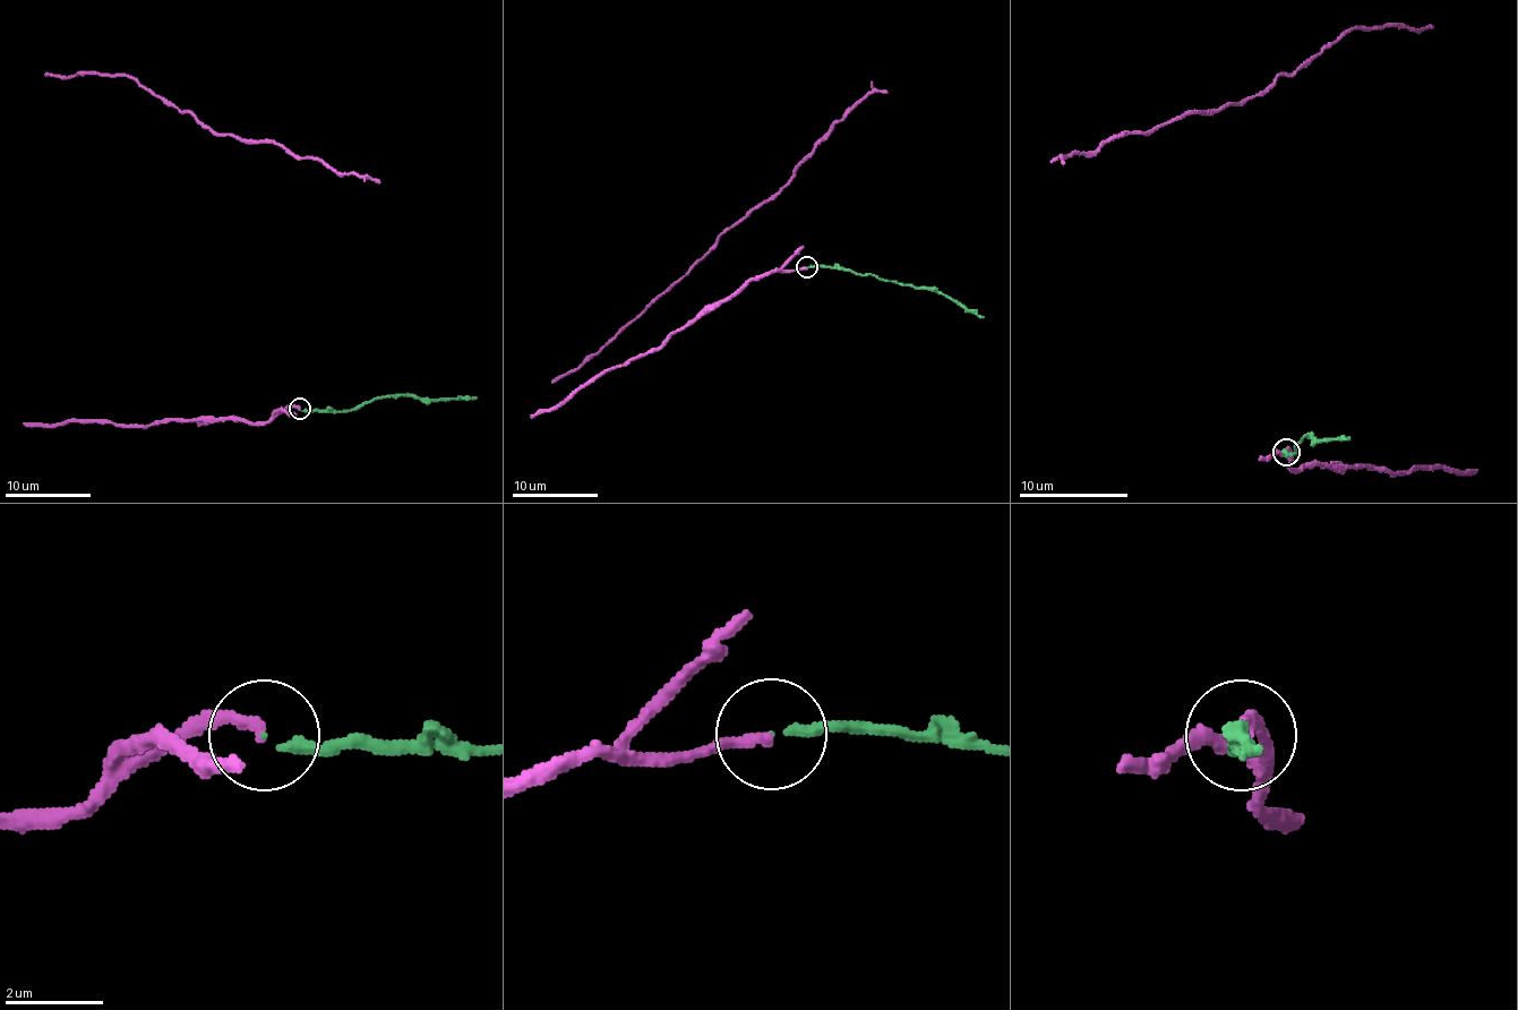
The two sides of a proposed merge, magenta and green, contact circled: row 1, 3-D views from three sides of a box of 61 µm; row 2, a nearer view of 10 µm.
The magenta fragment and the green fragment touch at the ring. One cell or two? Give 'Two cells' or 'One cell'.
One cell

